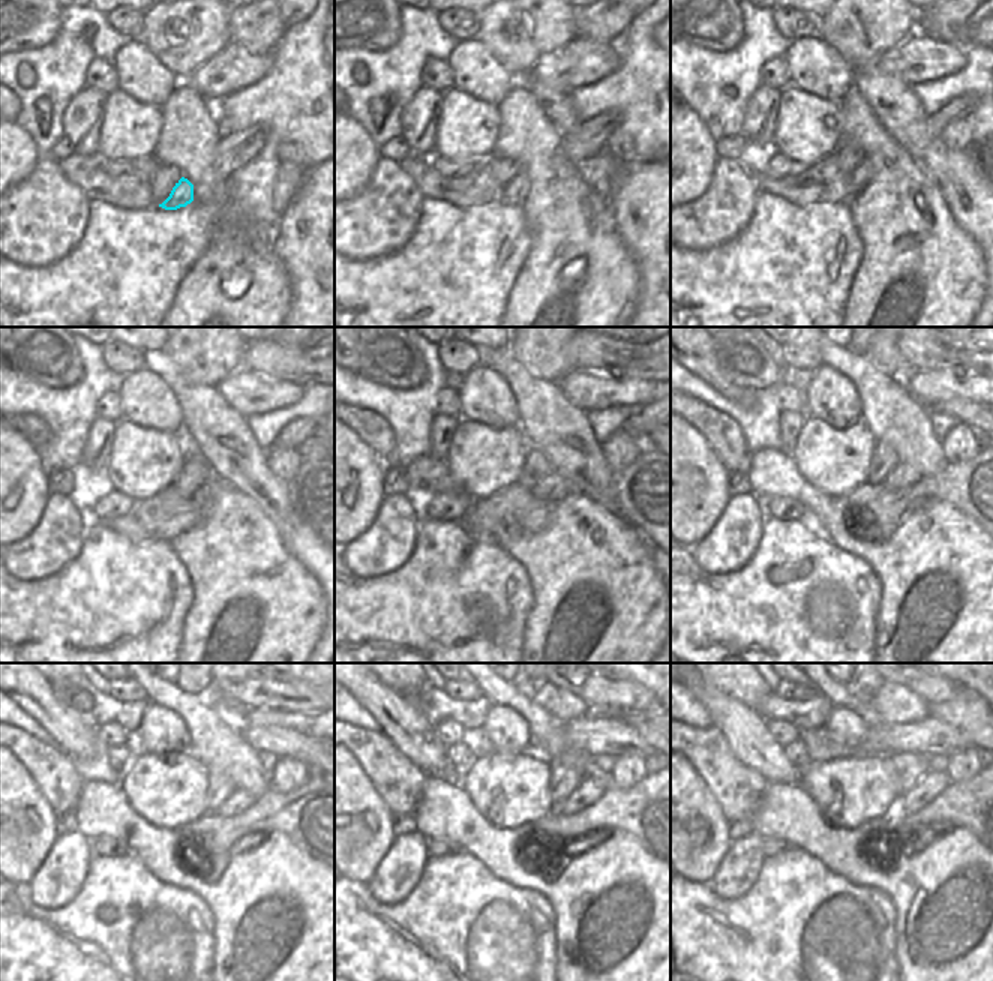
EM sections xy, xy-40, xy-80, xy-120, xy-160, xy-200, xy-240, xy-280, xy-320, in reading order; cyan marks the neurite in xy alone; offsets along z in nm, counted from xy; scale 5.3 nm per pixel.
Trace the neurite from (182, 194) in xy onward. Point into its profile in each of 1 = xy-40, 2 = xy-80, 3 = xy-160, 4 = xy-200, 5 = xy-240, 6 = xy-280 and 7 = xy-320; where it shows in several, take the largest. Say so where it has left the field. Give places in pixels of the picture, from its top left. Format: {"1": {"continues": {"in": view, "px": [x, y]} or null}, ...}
{"1": {"continues": {"in": "xy-40", "px": [515, 192]}}, "2": {"continues": {"in": "xy-80", "px": [858, 179]}}, "3": {"continues": {"in": "xy-160", "px": [554, 488]}}, "4": {"continues": {"in": "xy-200", "px": [902, 476]}}, "5": {"continues": {"in": "xy-240", "px": [239, 801]}}, "6": {"continues": {"in": "xy-280", "px": [590, 789]}}, "7": {"continues": {"in": "xy-320", "px": [935, 782]}}}

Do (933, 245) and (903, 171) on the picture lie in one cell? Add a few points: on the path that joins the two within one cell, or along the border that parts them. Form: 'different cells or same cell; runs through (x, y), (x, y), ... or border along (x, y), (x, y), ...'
same cell; runs through (915, 227), (903, 215), (903, 189)

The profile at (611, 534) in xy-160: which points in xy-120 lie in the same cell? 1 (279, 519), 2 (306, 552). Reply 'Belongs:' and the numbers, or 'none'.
Belongs: none

